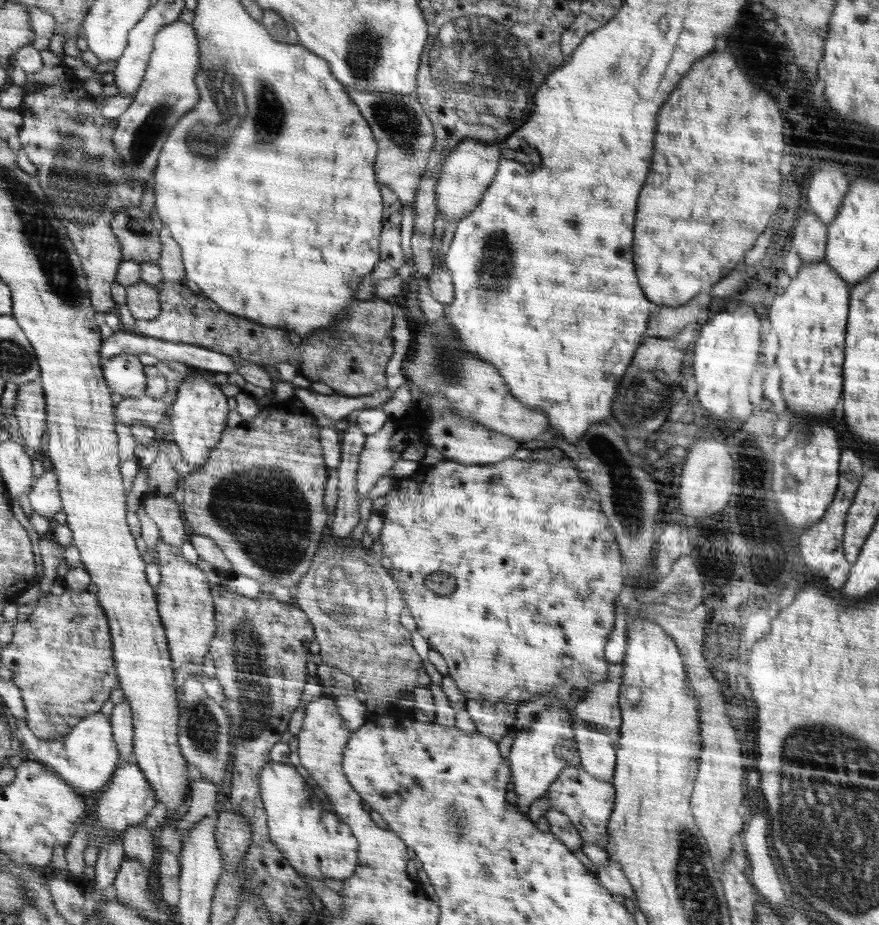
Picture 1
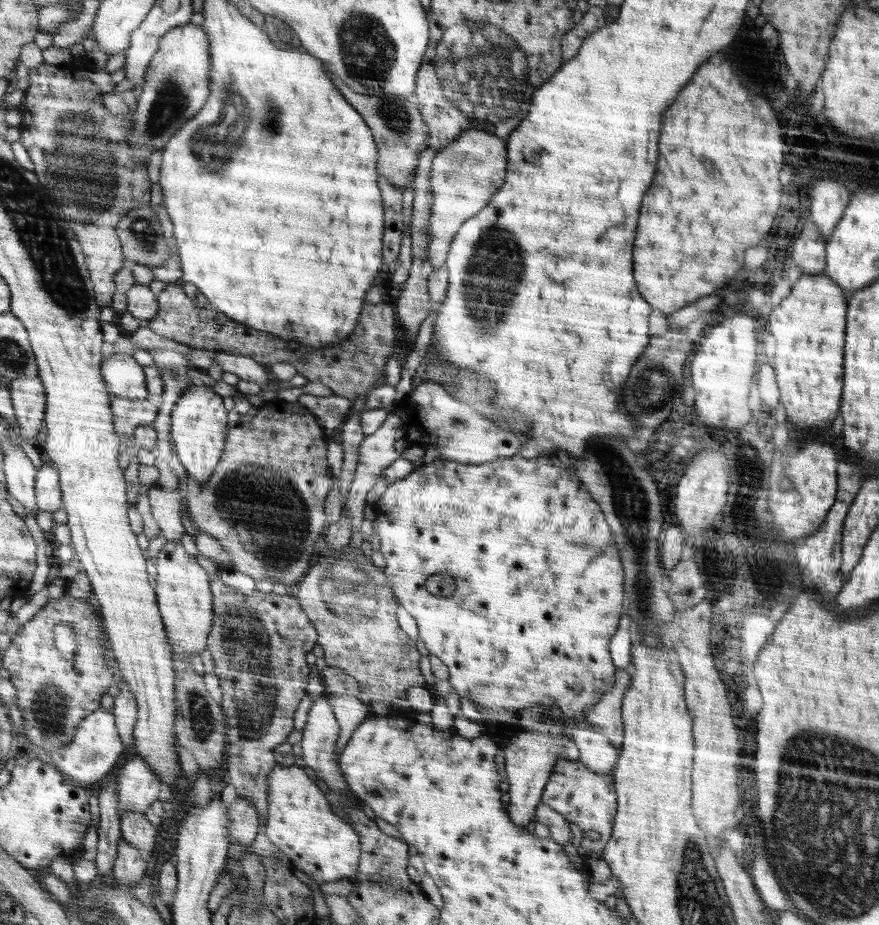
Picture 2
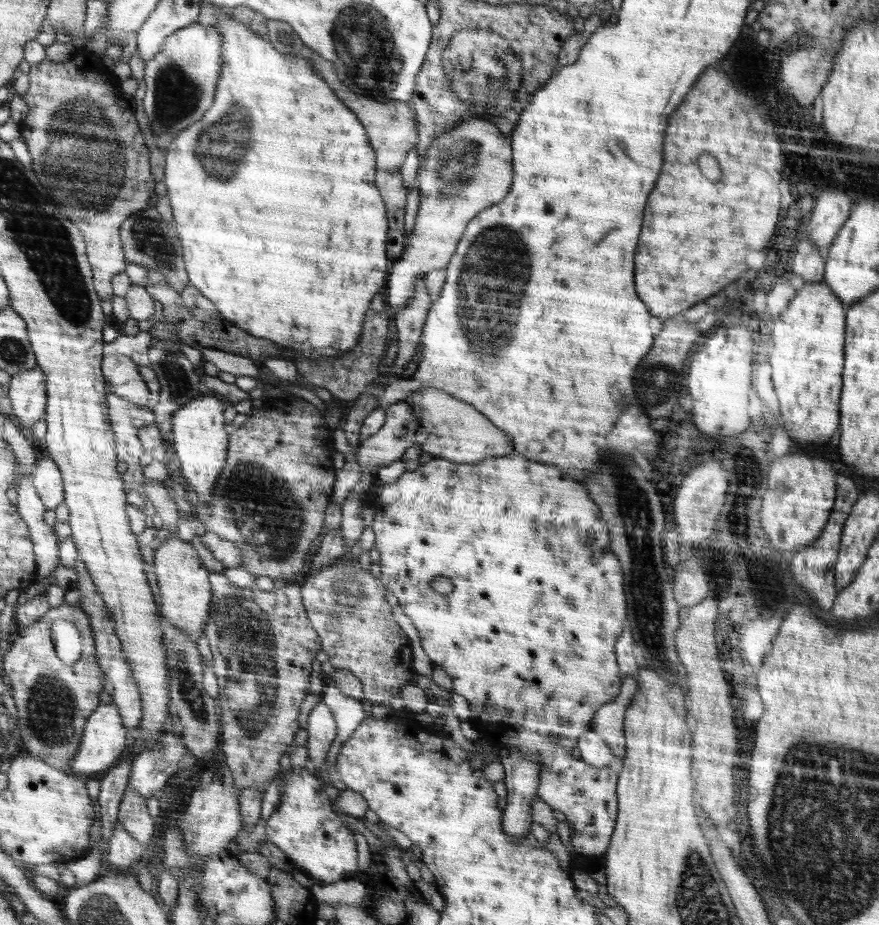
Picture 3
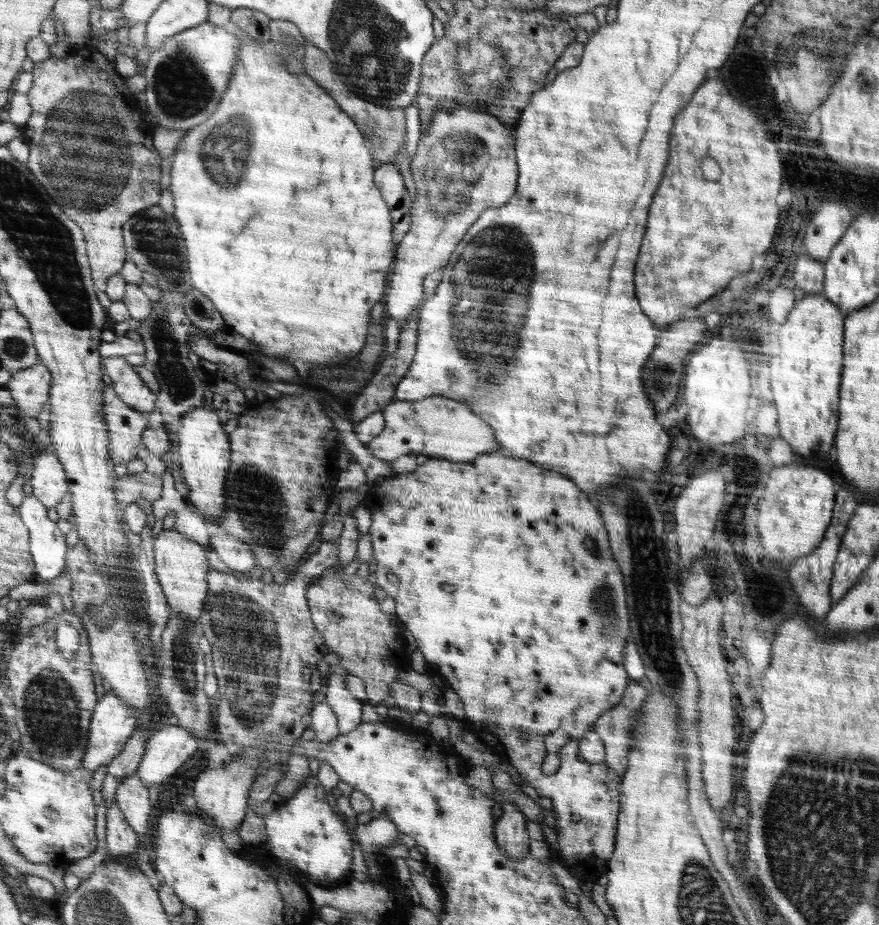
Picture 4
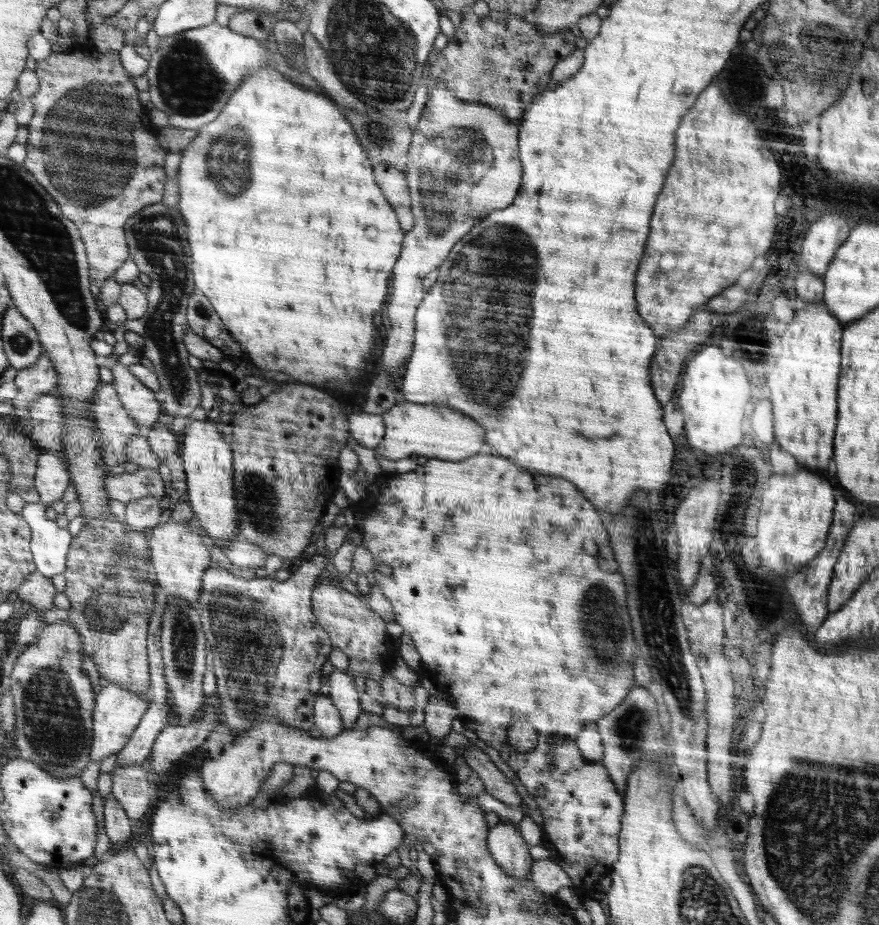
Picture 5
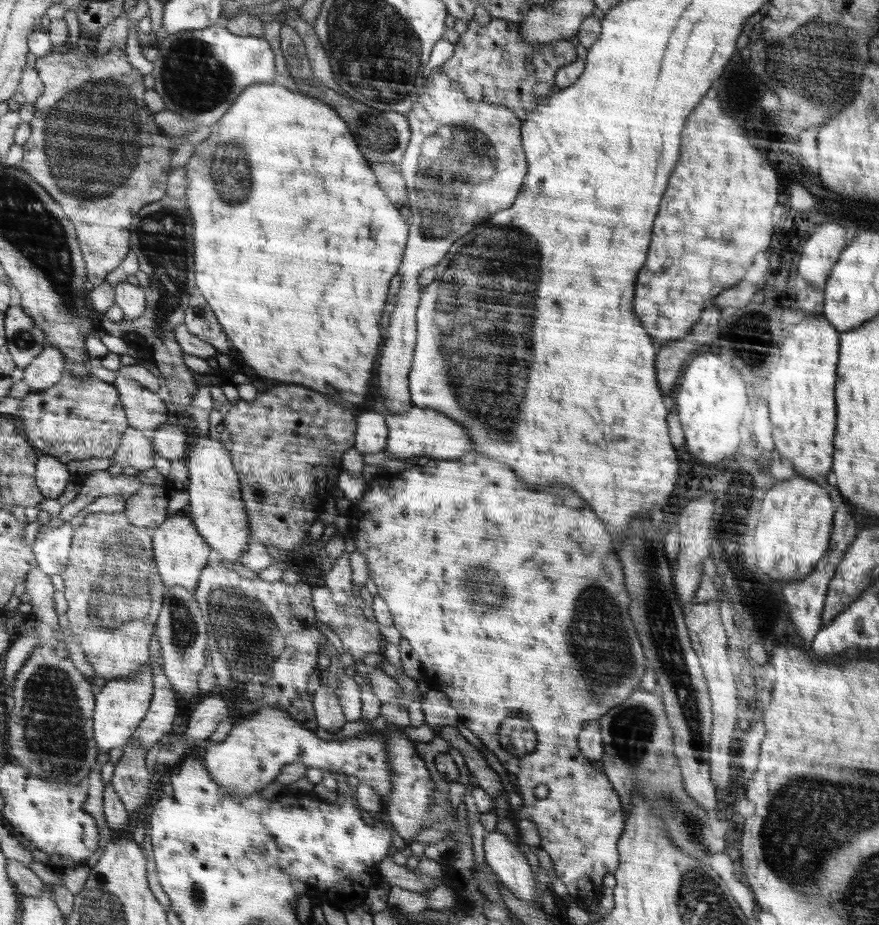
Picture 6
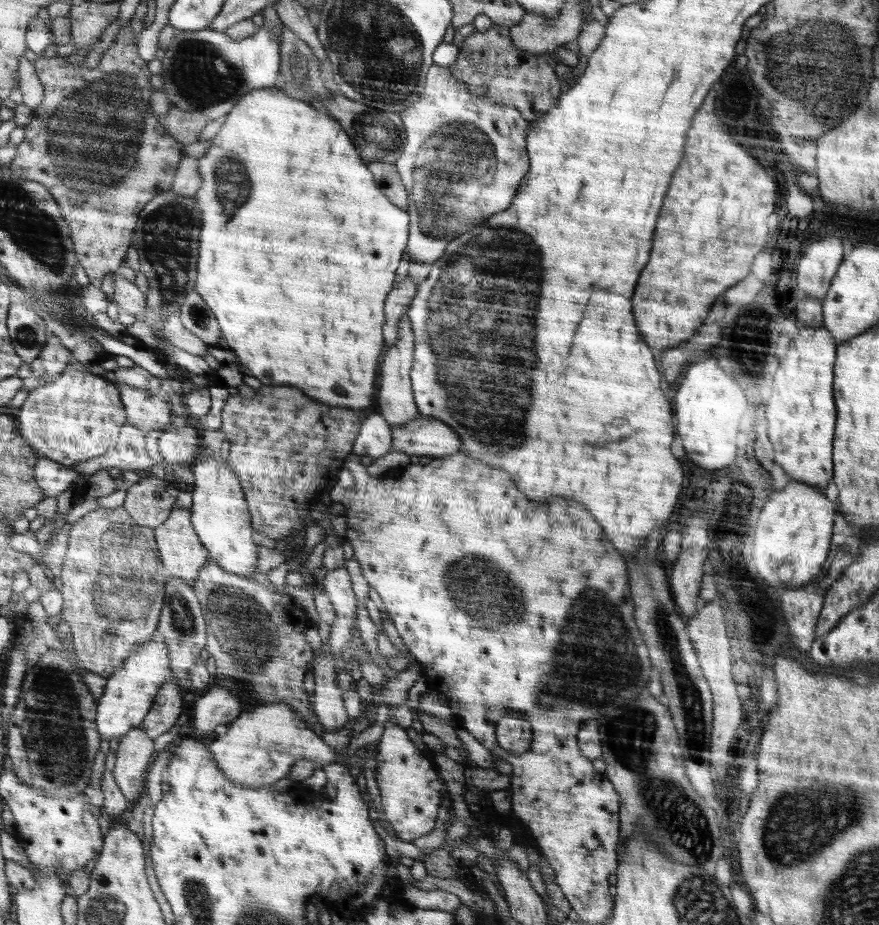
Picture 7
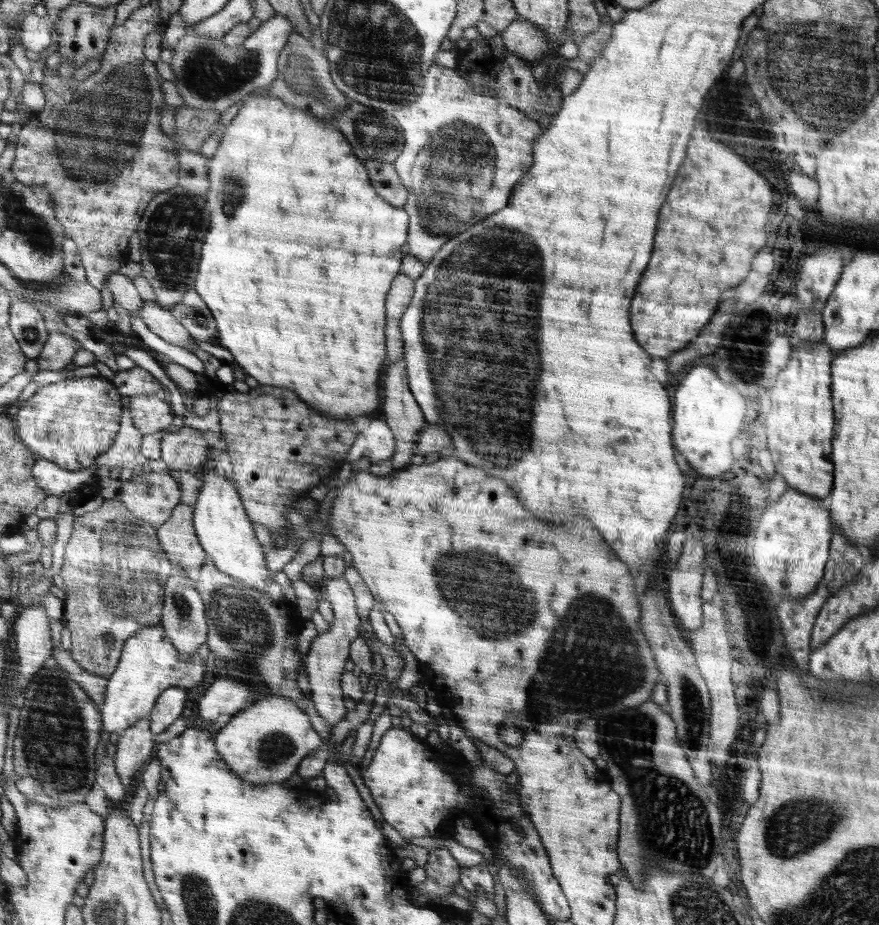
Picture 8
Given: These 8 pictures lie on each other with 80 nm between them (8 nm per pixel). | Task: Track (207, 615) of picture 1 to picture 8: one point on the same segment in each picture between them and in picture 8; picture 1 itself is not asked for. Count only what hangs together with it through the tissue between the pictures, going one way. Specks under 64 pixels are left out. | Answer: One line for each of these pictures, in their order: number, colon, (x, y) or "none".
2: (185, 600)
3: (184, 592)
4: (180, 564)
5: (178, 554)
6: (181, 554)
7: (182, 553)
8: (178, 537)

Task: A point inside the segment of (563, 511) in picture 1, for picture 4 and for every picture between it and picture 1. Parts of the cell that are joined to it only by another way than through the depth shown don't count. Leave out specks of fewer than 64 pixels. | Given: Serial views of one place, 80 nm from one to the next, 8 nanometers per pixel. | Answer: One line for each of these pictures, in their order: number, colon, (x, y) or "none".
2: (539, 594)
3: (527, 635)
4: (527, 554)

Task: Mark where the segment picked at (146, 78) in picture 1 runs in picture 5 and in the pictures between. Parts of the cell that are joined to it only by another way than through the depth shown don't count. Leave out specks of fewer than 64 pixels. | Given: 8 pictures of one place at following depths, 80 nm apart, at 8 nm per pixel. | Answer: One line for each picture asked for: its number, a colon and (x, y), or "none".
2: (176, 83)
3: (181, 80)
4: (186, 77)
5: (192, 75)

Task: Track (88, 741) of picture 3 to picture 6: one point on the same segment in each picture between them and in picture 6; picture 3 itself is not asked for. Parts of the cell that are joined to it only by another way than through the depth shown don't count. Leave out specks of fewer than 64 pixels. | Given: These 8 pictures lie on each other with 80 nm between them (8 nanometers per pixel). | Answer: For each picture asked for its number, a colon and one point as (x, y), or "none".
4: (112, 724)
5: (118, 712)
6: (122, 703)

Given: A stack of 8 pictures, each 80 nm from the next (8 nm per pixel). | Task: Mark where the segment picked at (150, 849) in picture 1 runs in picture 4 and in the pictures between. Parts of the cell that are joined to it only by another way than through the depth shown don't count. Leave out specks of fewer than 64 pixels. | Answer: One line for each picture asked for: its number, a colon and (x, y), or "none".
2: (136, 829)
3: (132, 815)
4: (132, 798)

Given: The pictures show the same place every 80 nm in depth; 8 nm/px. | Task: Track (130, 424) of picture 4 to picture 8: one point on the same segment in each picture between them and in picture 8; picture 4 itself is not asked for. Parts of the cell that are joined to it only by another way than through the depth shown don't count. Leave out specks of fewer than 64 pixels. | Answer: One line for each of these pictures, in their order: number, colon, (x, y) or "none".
5: (116, 425)
6: (76, 419)
7: (75, 417)
8: (71, 422)

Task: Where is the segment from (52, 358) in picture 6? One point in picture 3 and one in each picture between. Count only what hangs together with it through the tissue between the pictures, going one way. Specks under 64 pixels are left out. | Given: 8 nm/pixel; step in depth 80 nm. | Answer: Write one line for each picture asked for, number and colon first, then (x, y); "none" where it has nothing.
3: (27, 390)
4: (31, 388)
5: (41, 378)

